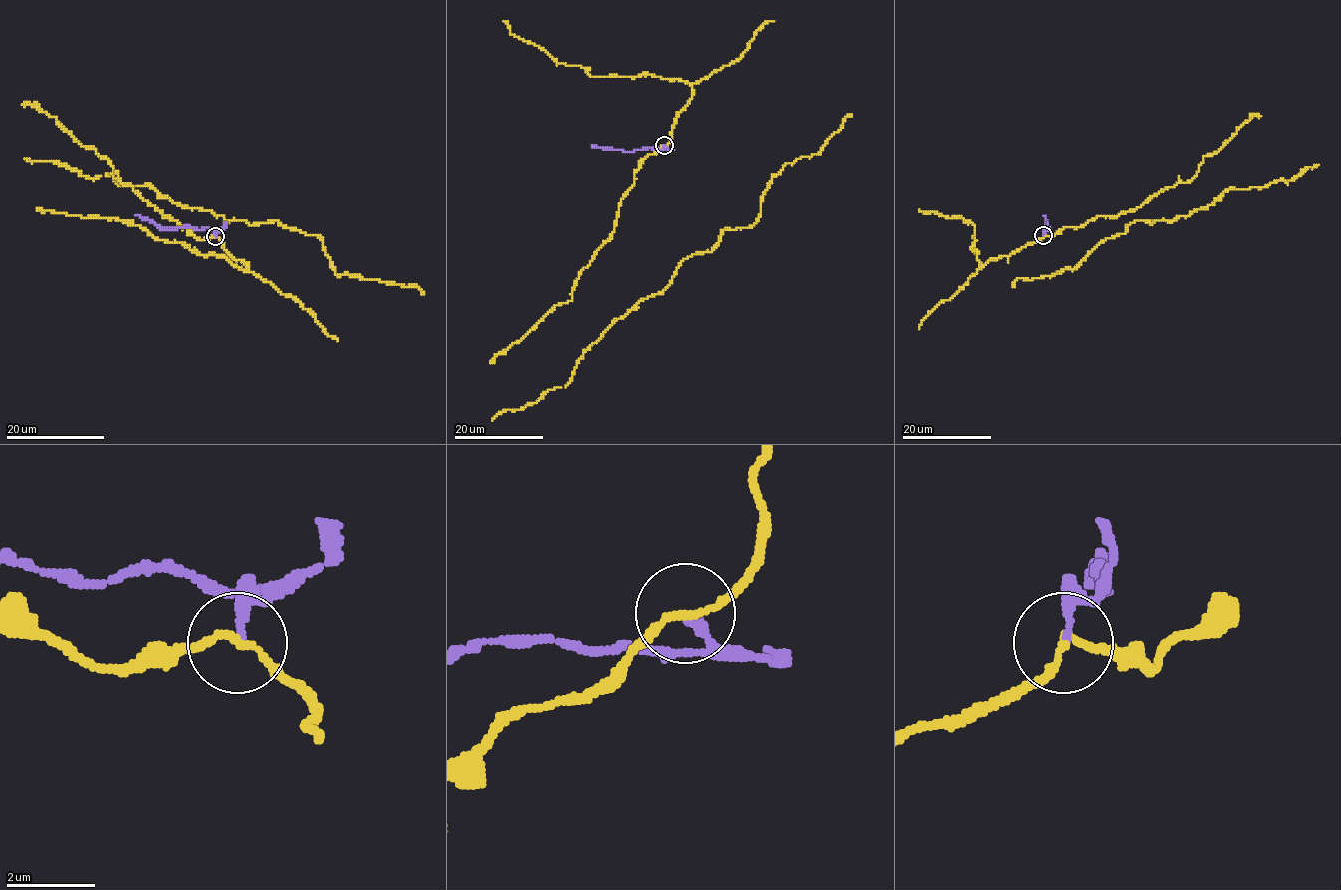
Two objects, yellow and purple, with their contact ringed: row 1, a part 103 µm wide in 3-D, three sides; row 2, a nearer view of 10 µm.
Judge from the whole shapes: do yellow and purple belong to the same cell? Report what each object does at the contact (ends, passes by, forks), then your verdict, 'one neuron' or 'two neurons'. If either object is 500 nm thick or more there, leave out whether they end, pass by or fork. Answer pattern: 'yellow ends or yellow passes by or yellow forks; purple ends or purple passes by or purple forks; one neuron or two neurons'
yellow passes by; purple ends; two neurons

